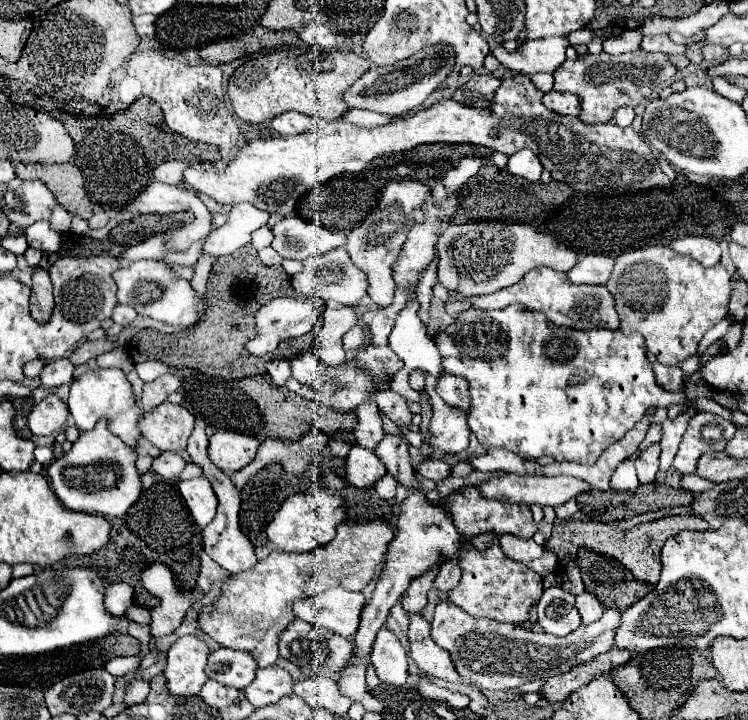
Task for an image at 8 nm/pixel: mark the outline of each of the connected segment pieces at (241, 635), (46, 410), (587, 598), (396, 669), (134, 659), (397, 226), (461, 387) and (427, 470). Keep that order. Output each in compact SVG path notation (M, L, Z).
M386 518L344 520L338 526L336 538L314 552L272 552L260 560L256 568L232 576L224 584L220 600L202 614L200 628L224 648L250 652L258 668L274 666L278 660L278 634L290 620L294 620L290 604L298 598L318 596L332 586L344 586L354 592L364 590L372 580L376 566L382 562L394 532L394 524Z
M50 392L42 402L38 402L32 408L28 416L28 428L36 436L50 436L64 426L68 416L70 416L68 406L54 392Z
M582 592L576 596L576 608L580 612L582 624L590 624L594 620L600 620L600 616L604 612L604 606L594 596L590 596L588 592Z
M382 628L376 634L370 660L372 660L372 666L376 668L378 678L384 684L402 686L406 682L406 678L408 678L406 650L402 648L402 644L394 636L394 632L390 632L388 628Z
M139 656L116 657L109 660L105 664L104 669L113 676L124 676L128 675L130 672L135 672L139 667L140 662L141 658Z
M400 180L400 182L388 182L382 198L378 202L380 208L374 208L370 216L348 234L346 250L354 264L368 274L368 296L380 304L390 306L394 300L394 276L392 266L398 260L398 254L406 242L408 232L414 228L414 210L422 210L424 204L430 198L430 186L426 182L414 182L414 180Z
M442 374L436 380L436 392L448 406L460 408L464 412L470 410L470 392L464 378L458 378L454 374Z
M424 460L418 464L416 468L418 474L422 474L424 478L430 478L434 482L442 482L446 478L450 478L450 472L452 472L452 466L444 460Z

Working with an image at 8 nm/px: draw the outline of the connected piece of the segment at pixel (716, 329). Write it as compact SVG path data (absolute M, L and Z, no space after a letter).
M726 317L704 335L698 346L698 352L700 354L704 354L707 348L715 341L723 339L728 332L730 321L730 318Z

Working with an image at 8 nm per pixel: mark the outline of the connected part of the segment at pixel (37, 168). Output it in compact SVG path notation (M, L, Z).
M74 162L64 164L14 164L16 176L22 180L40 180L44 182L56 196L58 204L62 204L70 214L76 214L84 220L92 218L94 204L90 202L84 190L84 176Z

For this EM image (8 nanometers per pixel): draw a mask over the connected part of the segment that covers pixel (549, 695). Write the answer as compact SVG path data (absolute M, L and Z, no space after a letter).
M612 648L610 652L604 652L602 656L596 656L592 662L578 664L570 672L552 676L550 680L544 682L544 686L540 688L540 694L548 704L560 704L572 692L586 686L588 682L592 682L600 676L608 676L608 672L612 668L616 668L620 664L626 664L626 660L630 660L628 650Z

